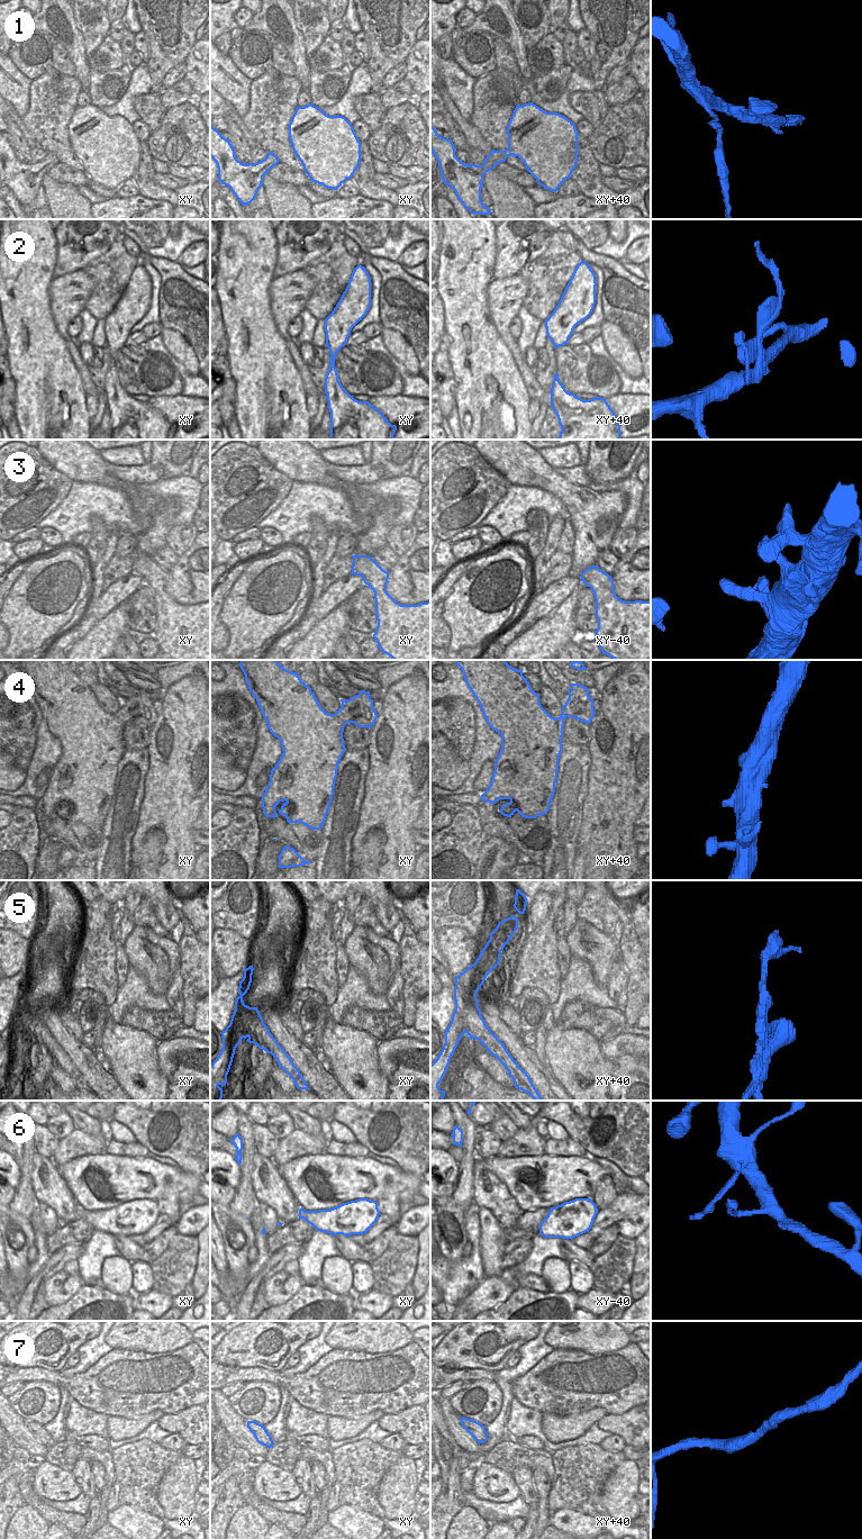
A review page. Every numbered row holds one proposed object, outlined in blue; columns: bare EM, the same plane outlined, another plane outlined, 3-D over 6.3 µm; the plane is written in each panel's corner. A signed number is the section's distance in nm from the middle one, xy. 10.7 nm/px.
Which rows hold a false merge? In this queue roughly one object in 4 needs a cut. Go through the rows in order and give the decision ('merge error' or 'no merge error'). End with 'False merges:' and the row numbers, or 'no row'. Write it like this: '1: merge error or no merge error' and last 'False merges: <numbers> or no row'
1: no merge error
2: merge error
3: no merge error
4: no merge error
5: merge error
6: no merge error
7: no merge error
False merges: 2, 5

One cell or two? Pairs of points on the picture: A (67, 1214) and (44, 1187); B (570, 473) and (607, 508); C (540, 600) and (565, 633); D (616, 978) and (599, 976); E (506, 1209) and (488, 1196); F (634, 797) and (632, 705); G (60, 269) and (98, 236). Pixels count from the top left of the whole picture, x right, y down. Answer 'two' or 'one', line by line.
A: one
B: two
C: two
D: two
E: one
F: one
G: one

